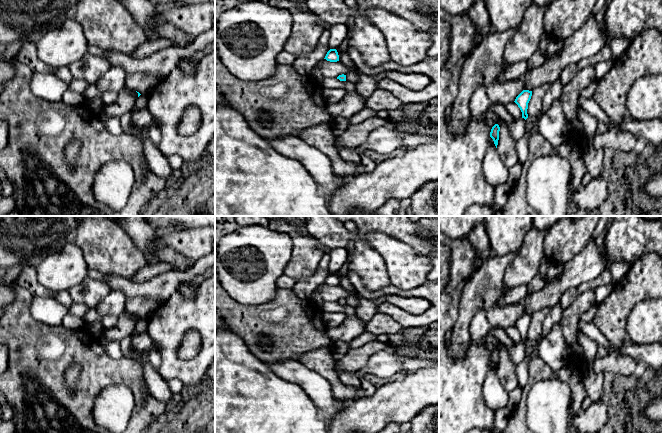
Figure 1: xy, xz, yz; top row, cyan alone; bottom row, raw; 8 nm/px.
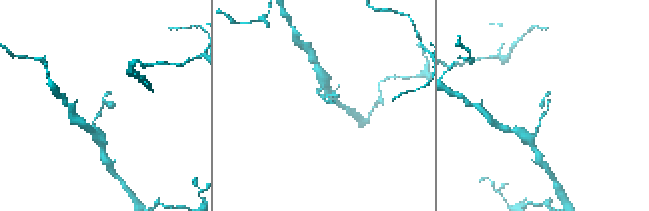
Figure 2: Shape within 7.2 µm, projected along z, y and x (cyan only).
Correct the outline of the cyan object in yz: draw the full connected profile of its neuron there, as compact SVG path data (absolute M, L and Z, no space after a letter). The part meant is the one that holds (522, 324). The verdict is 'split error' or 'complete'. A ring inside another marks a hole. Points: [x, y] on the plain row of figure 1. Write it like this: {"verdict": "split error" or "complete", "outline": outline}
{"verdict": "complete", "outline": "M523 314L515 323L515 327L518 329L522 336L522 342L525 344L528 342L527 333L528 333L528 327L531 323L532 315L529 314Z"}

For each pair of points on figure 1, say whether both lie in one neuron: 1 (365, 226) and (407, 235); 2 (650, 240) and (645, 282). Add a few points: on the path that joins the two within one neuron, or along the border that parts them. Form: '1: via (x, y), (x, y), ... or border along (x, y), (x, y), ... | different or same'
1: via (375, 226), (397, 226) | same
2: border along (652, 252), (642, 254), (632, 264) | different

